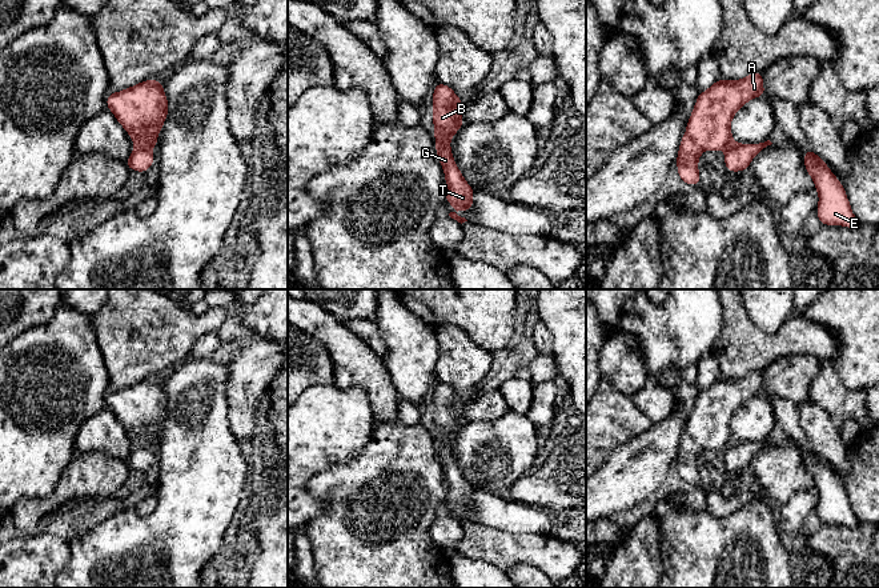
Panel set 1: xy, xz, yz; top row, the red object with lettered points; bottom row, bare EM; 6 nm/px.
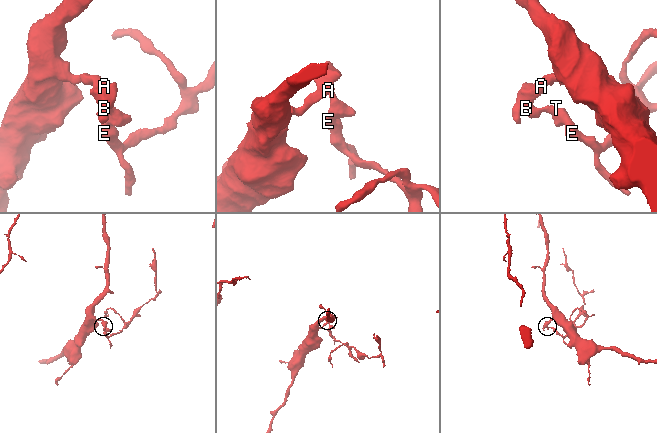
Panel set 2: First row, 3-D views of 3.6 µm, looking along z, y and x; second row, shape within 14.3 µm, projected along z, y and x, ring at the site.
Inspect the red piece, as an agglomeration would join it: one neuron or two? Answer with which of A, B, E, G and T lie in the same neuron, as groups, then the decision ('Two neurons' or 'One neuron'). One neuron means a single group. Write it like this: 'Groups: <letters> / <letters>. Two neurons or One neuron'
Groups: A B / E G T. Two neurons

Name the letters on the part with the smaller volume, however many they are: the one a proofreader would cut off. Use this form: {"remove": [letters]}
{"remove": ["E", "G", "T"]}

